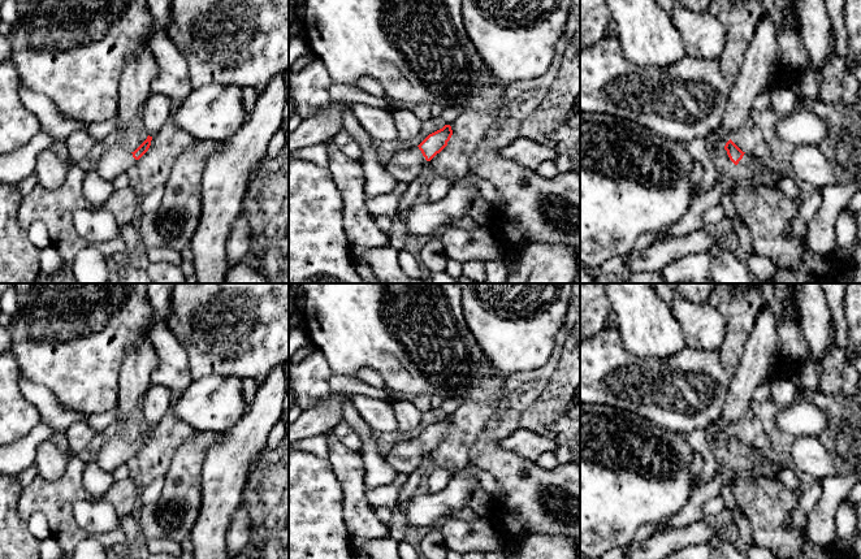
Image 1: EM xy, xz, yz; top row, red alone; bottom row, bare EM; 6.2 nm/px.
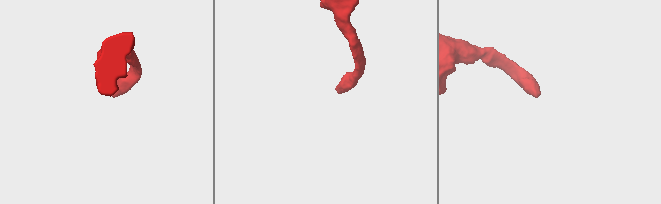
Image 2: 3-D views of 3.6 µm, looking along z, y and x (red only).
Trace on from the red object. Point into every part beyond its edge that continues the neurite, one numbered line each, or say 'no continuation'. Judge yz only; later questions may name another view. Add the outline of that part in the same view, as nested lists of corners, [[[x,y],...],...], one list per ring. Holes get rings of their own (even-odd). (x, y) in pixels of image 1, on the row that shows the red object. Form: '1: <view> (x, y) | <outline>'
1: yz (749, 160) | [[[745,152],[737,165],[745,166],[753,170],[760,166],[760,162],[761,161],[753,153]]]

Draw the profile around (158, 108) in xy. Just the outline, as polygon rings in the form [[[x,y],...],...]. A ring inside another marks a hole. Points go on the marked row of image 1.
[[[152,92],[142,109],[142,121],[146,133],[150,136],[153,136],[173,114],[172,100],[165,95],[156,92]]]

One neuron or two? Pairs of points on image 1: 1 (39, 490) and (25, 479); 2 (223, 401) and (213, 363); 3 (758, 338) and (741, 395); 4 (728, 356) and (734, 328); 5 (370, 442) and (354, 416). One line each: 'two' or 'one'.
1: two
2: two
3: one
4: one
5: one

